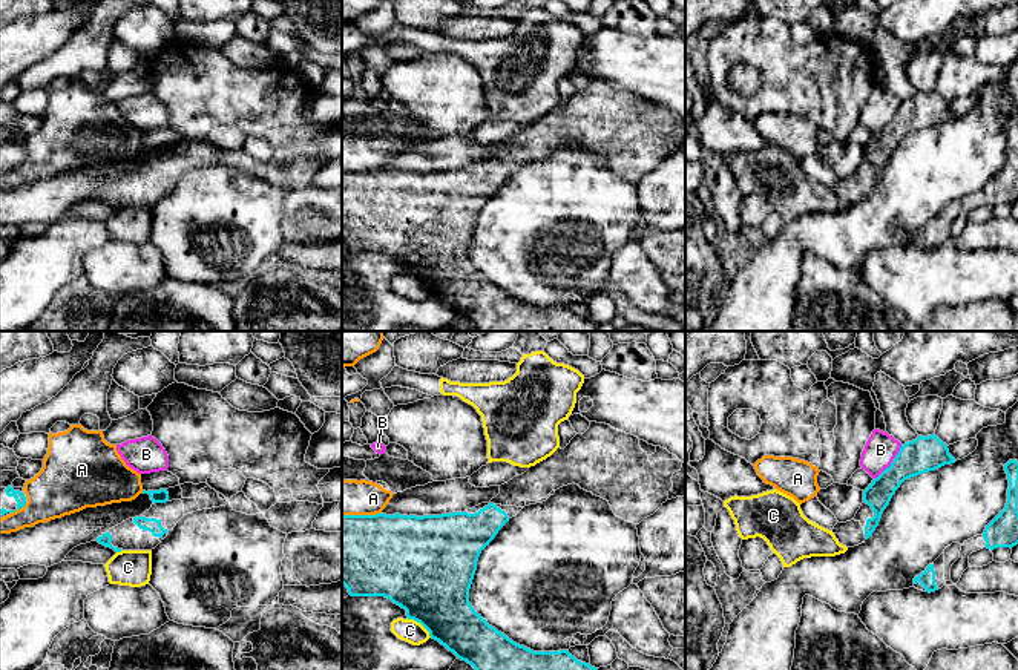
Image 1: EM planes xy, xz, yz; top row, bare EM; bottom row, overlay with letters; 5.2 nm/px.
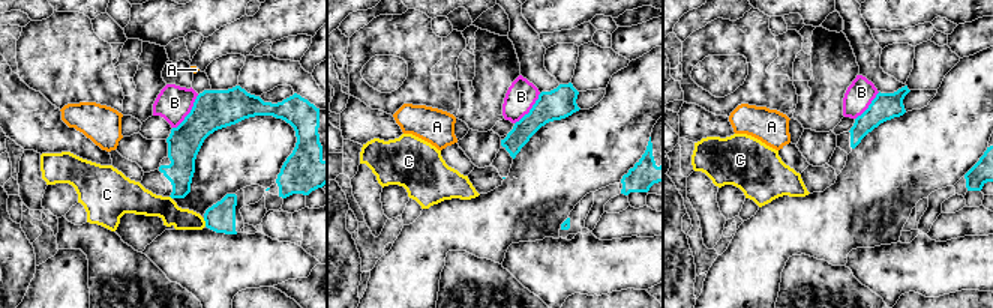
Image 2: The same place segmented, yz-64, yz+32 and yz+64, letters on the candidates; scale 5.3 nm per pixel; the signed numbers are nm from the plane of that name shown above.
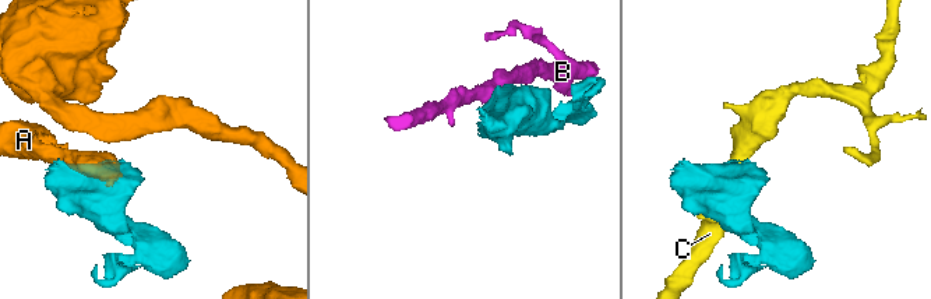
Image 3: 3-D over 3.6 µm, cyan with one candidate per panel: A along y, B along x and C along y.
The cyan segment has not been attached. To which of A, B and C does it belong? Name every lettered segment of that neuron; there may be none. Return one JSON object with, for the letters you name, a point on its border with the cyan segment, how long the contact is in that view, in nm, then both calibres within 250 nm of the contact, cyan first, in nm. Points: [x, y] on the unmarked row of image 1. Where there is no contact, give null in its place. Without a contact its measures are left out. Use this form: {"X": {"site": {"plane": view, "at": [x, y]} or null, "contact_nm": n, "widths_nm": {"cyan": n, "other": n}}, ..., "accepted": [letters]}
{"accepted": []}

